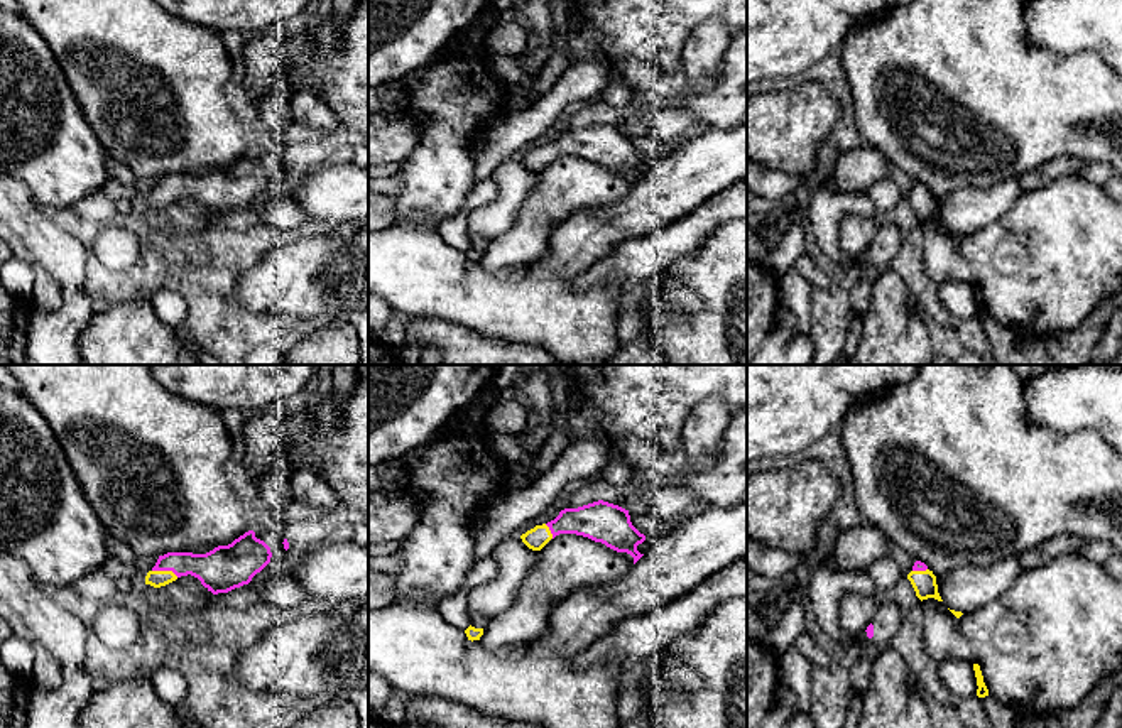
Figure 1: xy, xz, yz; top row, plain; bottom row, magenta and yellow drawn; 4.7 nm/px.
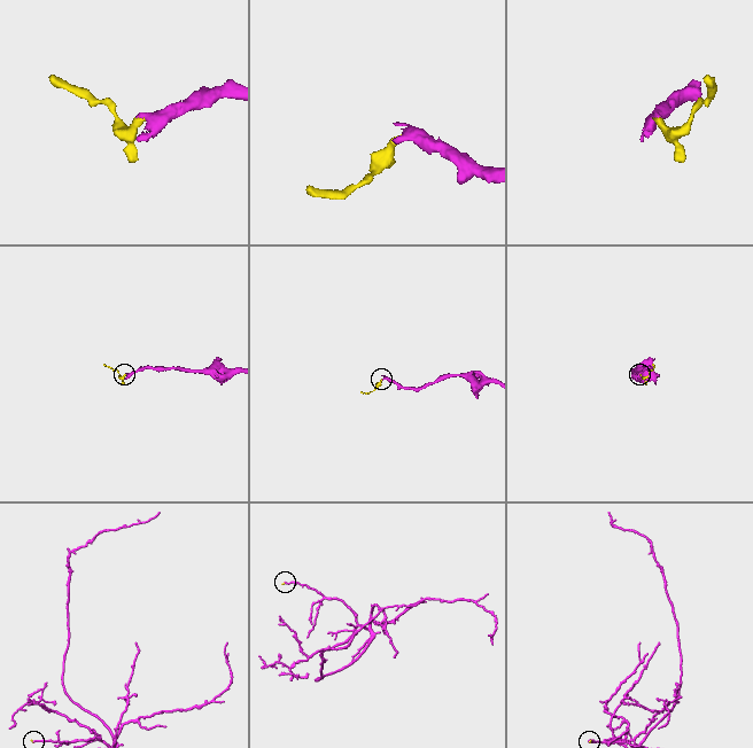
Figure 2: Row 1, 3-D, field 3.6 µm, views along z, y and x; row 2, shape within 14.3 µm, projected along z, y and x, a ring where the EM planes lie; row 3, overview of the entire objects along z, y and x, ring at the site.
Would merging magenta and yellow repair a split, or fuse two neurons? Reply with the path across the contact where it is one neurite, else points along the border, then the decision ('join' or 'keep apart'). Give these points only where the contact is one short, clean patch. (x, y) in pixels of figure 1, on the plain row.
join

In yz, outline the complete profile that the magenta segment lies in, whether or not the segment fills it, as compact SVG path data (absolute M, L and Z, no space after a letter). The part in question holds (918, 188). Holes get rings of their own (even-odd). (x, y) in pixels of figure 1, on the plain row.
M916 182L912 193L907 196L907 201L911 203L916 218L921 223L928 220L943 223L938 215L936 198L933 196L933 193L928 191L924 184Z

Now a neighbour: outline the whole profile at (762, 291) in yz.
M747 258L747 363L774 328L777 302L777 279L764 265Z

